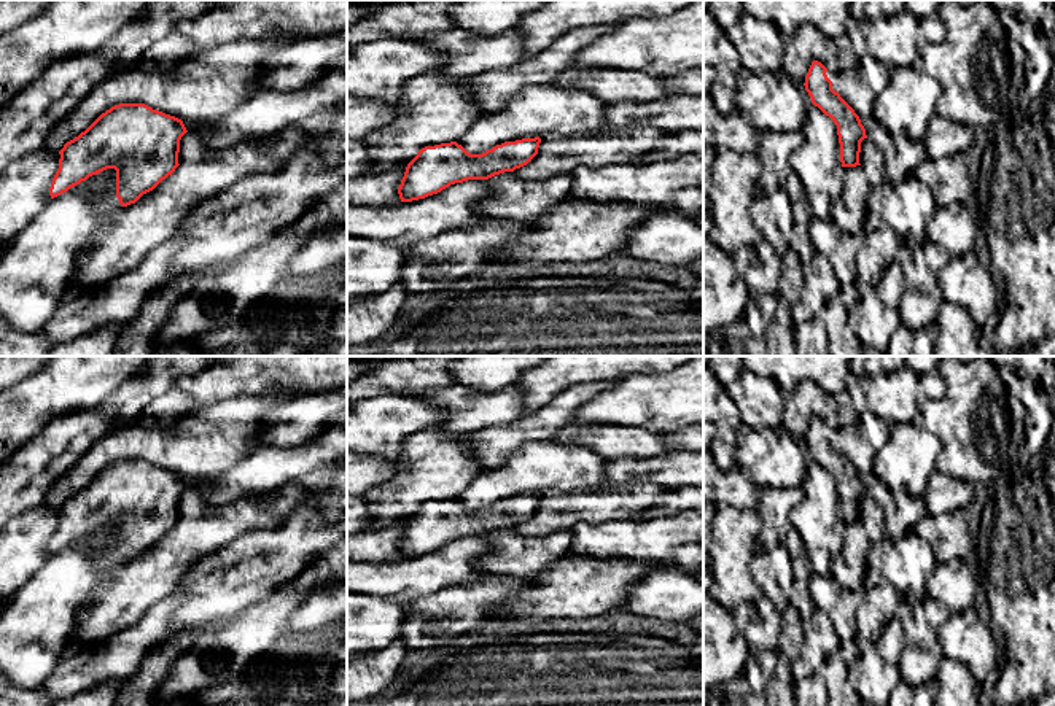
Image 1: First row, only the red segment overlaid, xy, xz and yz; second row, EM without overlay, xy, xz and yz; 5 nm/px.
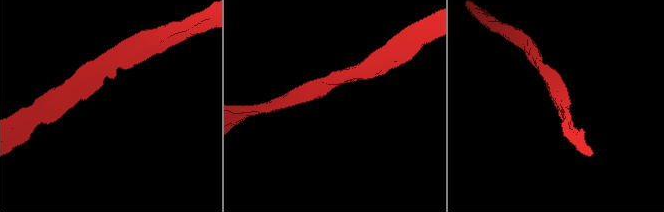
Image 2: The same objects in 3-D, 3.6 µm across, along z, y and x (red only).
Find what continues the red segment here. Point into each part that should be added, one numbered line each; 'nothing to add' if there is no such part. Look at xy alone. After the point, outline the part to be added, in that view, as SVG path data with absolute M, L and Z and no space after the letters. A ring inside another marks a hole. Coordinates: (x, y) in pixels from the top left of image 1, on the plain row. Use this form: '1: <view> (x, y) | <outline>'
nothing to add

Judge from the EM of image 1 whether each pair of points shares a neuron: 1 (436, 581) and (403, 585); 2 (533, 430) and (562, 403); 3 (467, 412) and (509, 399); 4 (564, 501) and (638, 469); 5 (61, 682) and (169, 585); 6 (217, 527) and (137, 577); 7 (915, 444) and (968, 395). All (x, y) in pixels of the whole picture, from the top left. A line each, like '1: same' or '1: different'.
1: same
2: same
3: same
4: different
5: different
6: same
7: different

